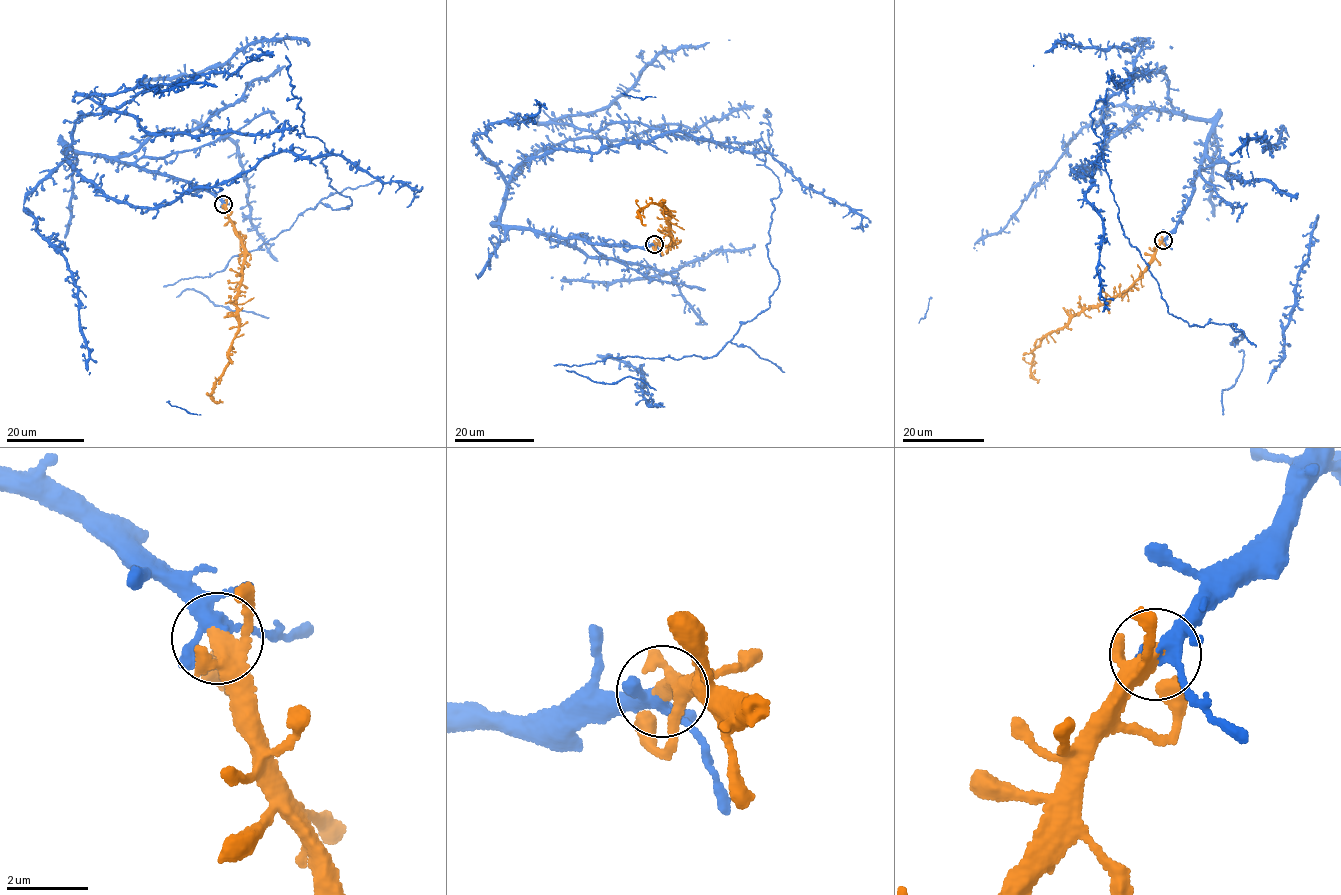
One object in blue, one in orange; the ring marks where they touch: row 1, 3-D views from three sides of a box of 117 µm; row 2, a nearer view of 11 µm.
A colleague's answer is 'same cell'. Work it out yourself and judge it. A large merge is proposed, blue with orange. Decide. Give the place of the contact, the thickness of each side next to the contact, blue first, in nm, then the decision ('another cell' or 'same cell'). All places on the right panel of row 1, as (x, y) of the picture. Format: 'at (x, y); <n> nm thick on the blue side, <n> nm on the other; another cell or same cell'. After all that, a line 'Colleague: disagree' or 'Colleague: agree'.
at (1163, 240); 260 nm thick on the blue side, 300 nm on the other; same cell
Colleague: agree

